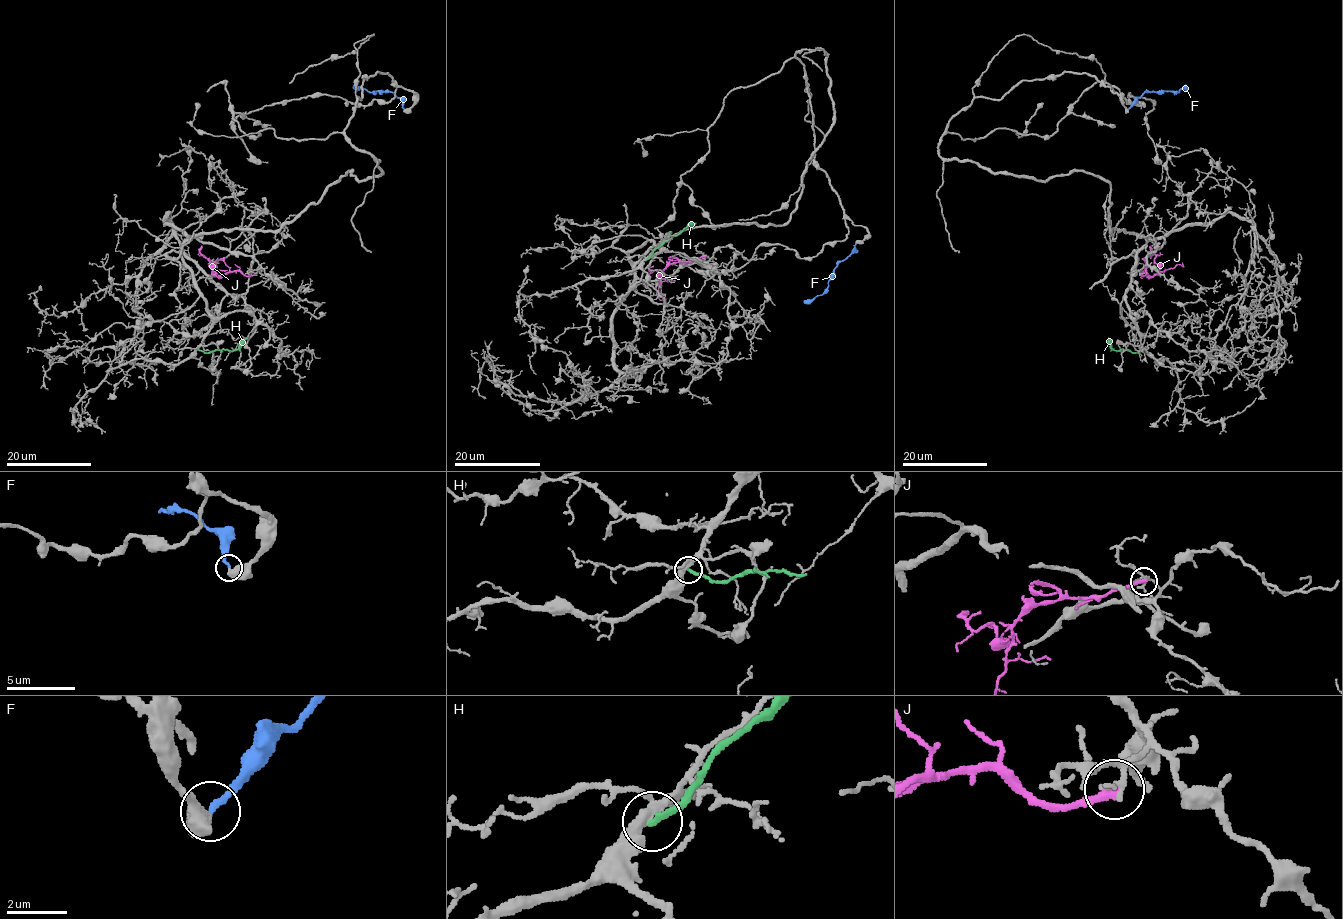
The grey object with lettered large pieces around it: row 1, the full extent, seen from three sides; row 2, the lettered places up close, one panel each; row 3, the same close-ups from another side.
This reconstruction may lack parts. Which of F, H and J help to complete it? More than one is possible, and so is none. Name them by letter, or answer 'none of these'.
F

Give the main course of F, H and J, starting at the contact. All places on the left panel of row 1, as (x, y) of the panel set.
F: (403, 109), (402, 102), (389, 91), (370, 91), (352, 86)
H: (197, 349), (207, 352), (235, 350), (247, 338)
J: (255, 273), (244, 275), (230, 271), (217, 276), (210, 265), (213, 267), (218, 263)

